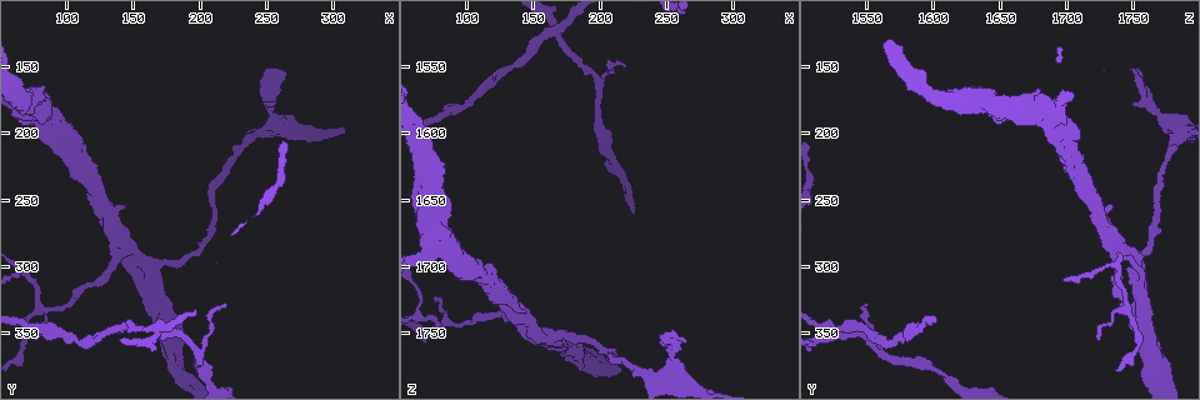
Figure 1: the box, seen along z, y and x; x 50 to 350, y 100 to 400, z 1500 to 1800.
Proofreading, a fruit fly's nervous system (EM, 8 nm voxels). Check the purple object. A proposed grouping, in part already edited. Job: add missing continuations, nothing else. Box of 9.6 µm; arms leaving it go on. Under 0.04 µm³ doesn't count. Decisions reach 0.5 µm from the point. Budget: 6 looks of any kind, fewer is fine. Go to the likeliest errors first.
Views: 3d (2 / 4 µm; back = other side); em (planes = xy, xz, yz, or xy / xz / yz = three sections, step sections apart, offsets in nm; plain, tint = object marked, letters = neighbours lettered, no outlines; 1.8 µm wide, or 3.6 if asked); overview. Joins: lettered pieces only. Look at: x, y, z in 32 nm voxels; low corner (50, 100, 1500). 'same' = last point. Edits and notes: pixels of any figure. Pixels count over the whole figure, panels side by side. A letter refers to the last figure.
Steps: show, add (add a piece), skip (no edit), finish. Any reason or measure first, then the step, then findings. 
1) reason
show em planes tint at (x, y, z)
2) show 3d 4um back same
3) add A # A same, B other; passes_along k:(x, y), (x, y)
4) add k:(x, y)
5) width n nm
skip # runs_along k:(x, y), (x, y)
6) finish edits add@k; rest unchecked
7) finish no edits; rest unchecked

four-way junction
show 3d 2um at (166, 346, 1522)

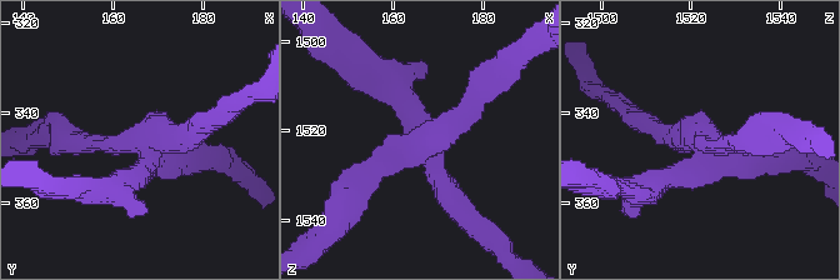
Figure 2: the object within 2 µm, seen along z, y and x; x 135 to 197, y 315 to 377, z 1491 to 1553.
need the tissue
show em planes tint at (168, 347, 1524)

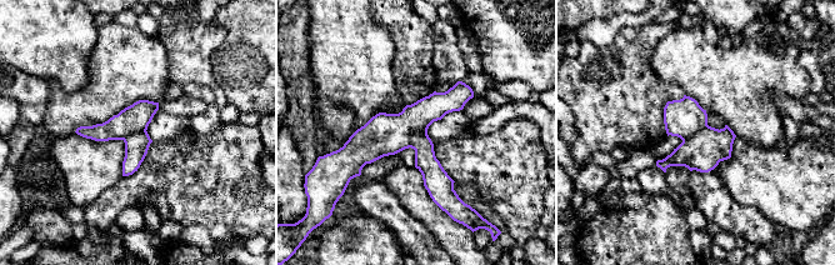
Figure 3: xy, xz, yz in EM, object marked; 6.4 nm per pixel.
what lies round it
show em planes letters same

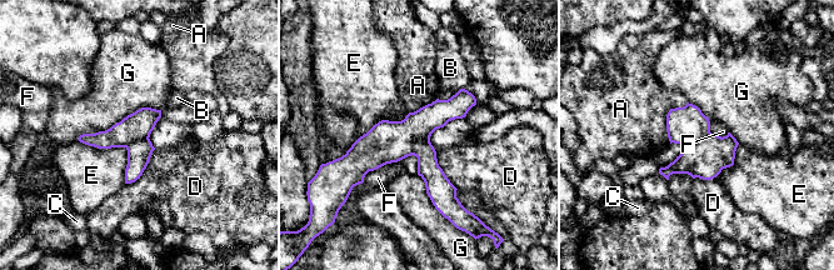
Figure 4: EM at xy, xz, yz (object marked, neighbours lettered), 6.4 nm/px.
skip # A other, B other, C other, D other, E other, F other, G other; border 4:(78, 139), (124, 148), (125, 183); no lettered piece goes on from it

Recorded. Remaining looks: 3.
tapers out
show 3d 4um back at (260, 154, 1754)

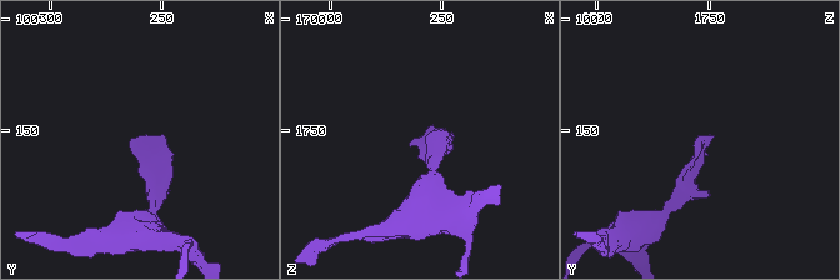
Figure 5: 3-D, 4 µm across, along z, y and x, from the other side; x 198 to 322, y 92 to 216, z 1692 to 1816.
show em 3.6um planes letters at (261, 153, 1752)

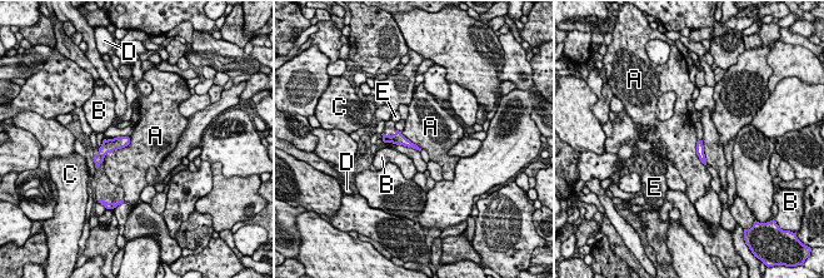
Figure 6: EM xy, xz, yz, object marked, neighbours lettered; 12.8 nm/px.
skip # A other, B other, C other, D other, E other; runs_along 6:(699, 142), (699, 150), (704, 162); no lettered piece goes on from it

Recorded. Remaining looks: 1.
finish no edits; rest unchecked

